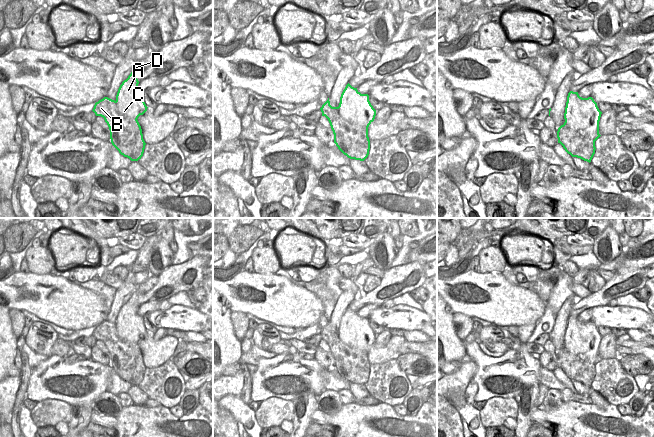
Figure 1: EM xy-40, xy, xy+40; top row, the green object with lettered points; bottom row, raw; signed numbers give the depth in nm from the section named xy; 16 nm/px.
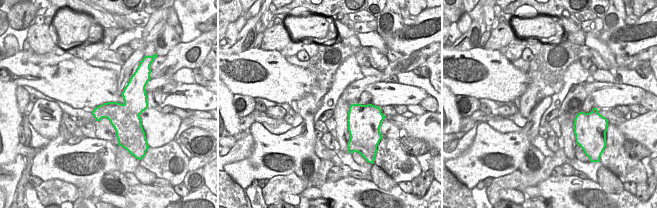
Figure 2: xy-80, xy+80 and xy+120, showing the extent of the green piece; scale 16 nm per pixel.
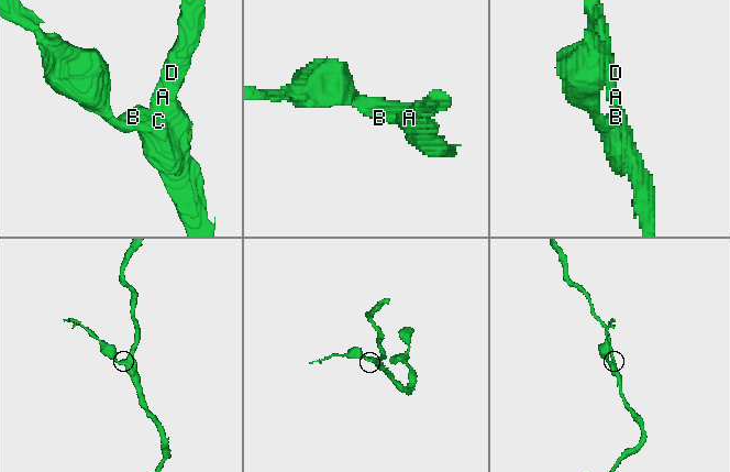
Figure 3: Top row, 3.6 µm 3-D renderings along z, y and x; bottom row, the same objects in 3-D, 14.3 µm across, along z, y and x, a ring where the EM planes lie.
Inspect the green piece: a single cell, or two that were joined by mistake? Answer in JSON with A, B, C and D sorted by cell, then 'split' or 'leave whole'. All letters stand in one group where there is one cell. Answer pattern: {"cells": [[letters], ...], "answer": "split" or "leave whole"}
{"cells": [["A", "C", "D"], ["B"]], "answer": "split"}

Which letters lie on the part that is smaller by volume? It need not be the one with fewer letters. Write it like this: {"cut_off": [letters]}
{"cut_off": ["B"]}

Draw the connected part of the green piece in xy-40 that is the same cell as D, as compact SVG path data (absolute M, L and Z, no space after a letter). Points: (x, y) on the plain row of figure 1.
M137 286L131 298L120 309L116 319L116 328L119 336L123 340L133 343L138 343L148 332L144 326L143 317L137 314L139 308L137 299L140 294Z

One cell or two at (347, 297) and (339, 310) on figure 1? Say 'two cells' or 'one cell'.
one cell

